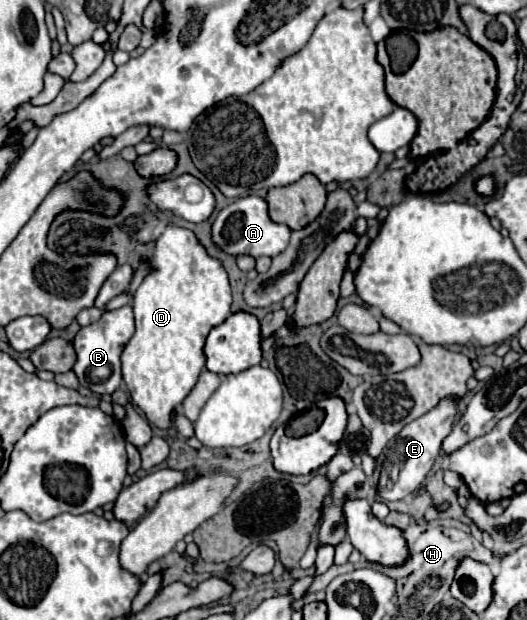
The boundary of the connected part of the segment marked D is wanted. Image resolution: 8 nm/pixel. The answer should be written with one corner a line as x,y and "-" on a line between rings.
167,225
149,257
151,273
133,295
135,335
123,349
123,381
131,399
157,427
171,427
171,411
181,405
205,369
203,345
209,331
229,317
231,285
223,263
207,253
193,231

